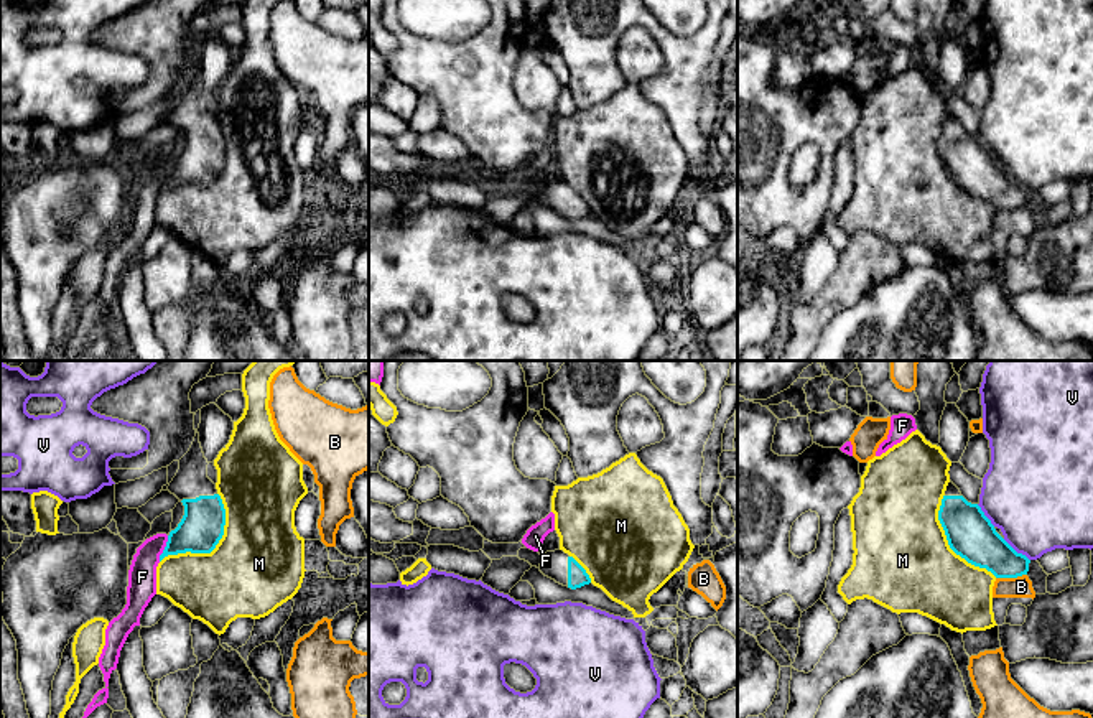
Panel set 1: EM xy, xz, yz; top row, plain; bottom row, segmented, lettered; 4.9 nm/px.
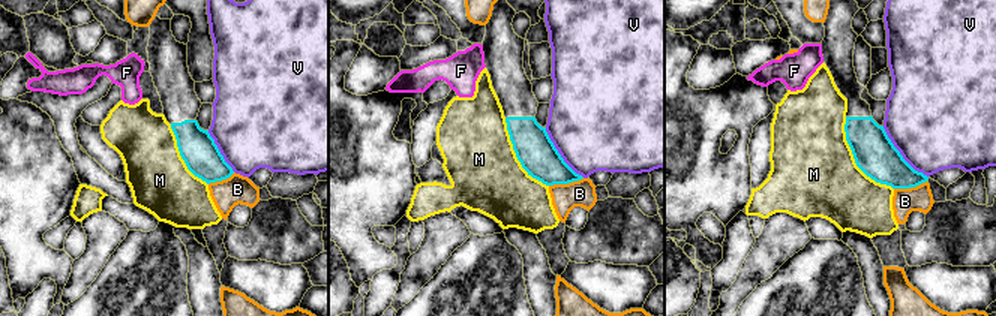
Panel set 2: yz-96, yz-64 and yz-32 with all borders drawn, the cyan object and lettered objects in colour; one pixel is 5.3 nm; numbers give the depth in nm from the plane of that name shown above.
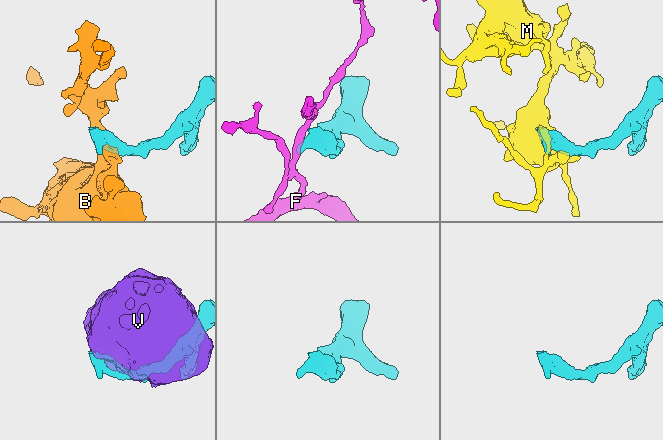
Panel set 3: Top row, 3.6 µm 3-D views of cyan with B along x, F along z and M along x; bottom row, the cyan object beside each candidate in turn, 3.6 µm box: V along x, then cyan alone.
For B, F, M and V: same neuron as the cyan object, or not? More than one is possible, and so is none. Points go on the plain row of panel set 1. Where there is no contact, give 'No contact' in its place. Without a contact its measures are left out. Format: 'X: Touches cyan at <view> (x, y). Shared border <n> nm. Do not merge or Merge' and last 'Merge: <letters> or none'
B: Touches cyan at yz (1011, 208). Shared border 150 nm. Do not merge
F: Touches cyan at xy (165, 180). Shared border 140 nm. Do not merge
M: Touches cyan at xy (214, 178). Shared border 440 nm. Do not merge
V: Touches cyan at yz (1014, 181). Shared border 170 nm. Do not merge
Merge: none

